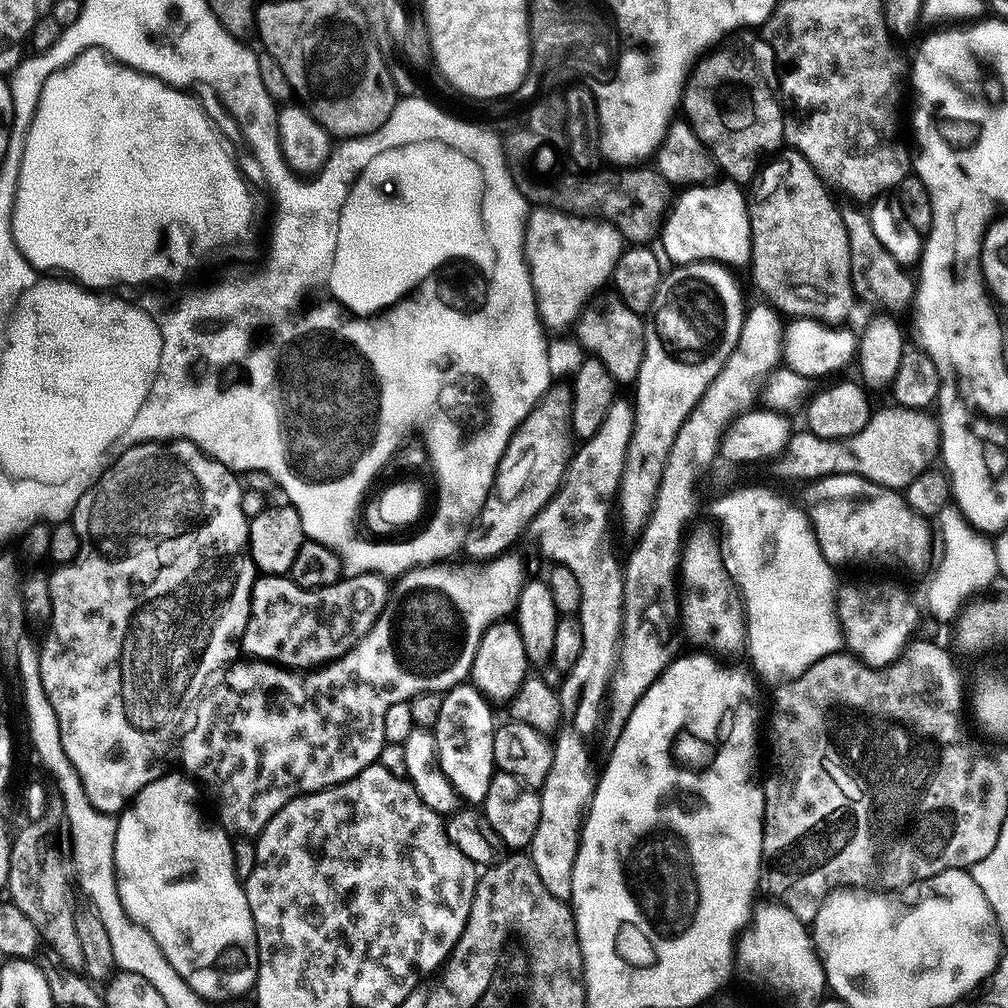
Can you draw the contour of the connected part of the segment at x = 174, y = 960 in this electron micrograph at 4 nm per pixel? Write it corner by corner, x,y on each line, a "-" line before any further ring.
176,771
177,773
171,772
159,776
157,780
150,782
150,786
142,786
142,790
137,796
132,797
131,804
119,813
116,822
116,841
114,842
114,866
116,867
118,898
128,917
135,924
148,931
150,938
154,938
154,942
162,950
162,954
166,956
166,961
174,966
174,970
204,1000
208,1002
228,1000
231,996
242,995
243,992
251,993
256,987
256,971
260,965
258,962
258,946
256,945
256,927
254,926
254,918
250,914
250,902
246,902
243,883
236,877
236,871
234,870
233,837
225,832
219,823
208,824
207,818
200,813
200,808
196,805
197,785
187,775
181,774
179,771

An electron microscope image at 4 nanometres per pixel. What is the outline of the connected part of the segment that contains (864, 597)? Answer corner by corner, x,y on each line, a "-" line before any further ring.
872,584
869,588
841,587
836,601
841,631
847,651
873,666
888,663
900,655
901,649
913,639
920,612
912,596
900,584

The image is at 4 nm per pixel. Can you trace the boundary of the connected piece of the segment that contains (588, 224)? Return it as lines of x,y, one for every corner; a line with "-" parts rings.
533,207
528,214
528,223
524,226
524,261
528,264
528,269
530,270
530,278
532,279
534,294
536,295
536,314
539,317
541,325
548,330
550,330
550,328
571,329
573,325
575,325
580,313
585,311
587,304
584,303
586,303
603,284
607,285
609,281
611,281
612,272
616,269
616,263
618,262
620,253
624,251
625,247
626,241
624,237
620,235
620,231
603,218
596,219
587,216
568,216
565,212
555,212
553,208

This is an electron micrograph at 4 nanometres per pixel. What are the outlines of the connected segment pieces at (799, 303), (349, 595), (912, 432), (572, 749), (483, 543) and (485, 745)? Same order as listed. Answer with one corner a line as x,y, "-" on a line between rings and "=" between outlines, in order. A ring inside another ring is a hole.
784,150
761,167
751,188
747,197
752,235
750,273
764,295
761,297
785,317
843,325
858,293
852,287
844,214
841,205
832,201
828,185
802,154
=
366,573
365,576
345,575
336,584
325,588
303,588
287,575
261,575
252,587
250,618
246,622
240,647
249,657
266,660
293,670
306,670
320,666
347,652
360,637
372,628
376,613
380,611
388,596
390,584
385,577
=
877,407
858,434
841,440
822,438
807,430
793,431
782,451
785,474
792,480
807,482
815,482
822,476
850,474
872,480
883,488
907,489
918,474
933,467
932,459
940,456
940,422
923,408
891,407
=
561,727
556,738
553,764
539,789
542,814
538,818
538,830
534,830
530,855
542,886
554,898
568,902
572,899
572,871
576,852
580,849
582,815
594,791
594,772
592,776
588,744
578,729
=
549,387
534,410
516,428
497,466
495,484
488,492
478,523
464,540
463,551
483,562
507,551
507,548
531,525
532,519
543,510
568,472
568,462
574,456
571,387
=
471,682
459,684
457,688
443,693
443,699
441,713
438,714
434,727
436,756
440,759
440,768
443,769
448,780
455,785
461,799
467,800
467,803
472,806
483,805
486,790
490,790
490,778
493,772
497,771
494,762
494,734
498,724
497,721
492,721
493,705
485,700
484,695

